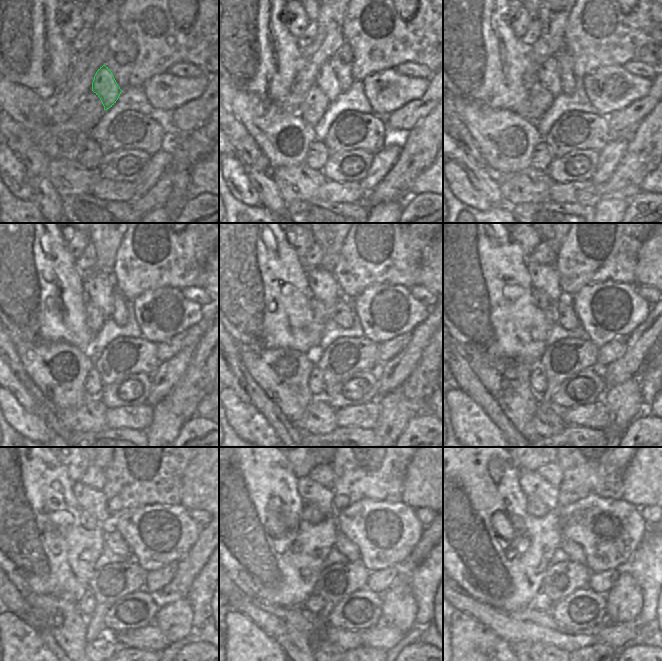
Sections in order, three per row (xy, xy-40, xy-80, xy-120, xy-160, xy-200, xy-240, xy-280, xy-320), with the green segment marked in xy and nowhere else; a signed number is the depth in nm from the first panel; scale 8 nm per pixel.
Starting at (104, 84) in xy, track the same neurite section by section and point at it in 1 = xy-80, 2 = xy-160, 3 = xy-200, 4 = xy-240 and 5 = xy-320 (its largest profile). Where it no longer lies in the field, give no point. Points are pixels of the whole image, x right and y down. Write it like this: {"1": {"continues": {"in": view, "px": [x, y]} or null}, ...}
{"1": {"continues": {"in": "xy-80", "px": [547, 74]}}, "2": {"continues": {"in": "xy-160", "px": [322, 285]}}, "3": {"continues": {"in": "xy-200", "px": [543, 277]}}, "4": {"continues": {"in": "xy-240", "px": [93, 500]}}, "5": {"continues": {"in": "xy-320", "px": [532, 485]}}}

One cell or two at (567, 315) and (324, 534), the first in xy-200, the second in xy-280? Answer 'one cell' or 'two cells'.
two cells

